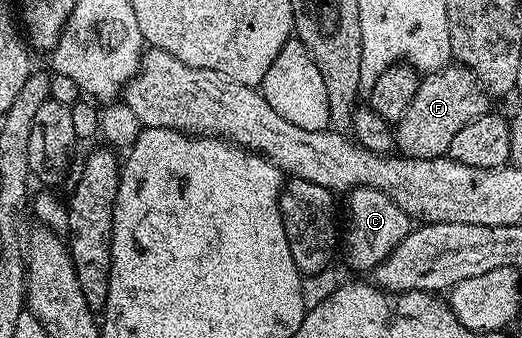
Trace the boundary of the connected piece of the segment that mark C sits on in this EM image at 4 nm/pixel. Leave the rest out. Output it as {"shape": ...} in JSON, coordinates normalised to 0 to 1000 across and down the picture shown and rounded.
{"shape":[[[692,547],[688,559],[672,562],[665,583],[667,680],[661,689],[657,680],[655,689],[655,760],[659,749],[659,760],[674,796],[716,799],[724,790],[724,778],[741,766],[747,743],[755,743],[755,731],[762,731],[762,719],[770,719],[770,707],[778,707],[778,695],[789,686],[793,675],[791,645],[782,642],[778,624],[770,624],[770,612],[762,612],[762,601],[755,601],[755,589],[747,589],[738,571],[716,553]]]}

